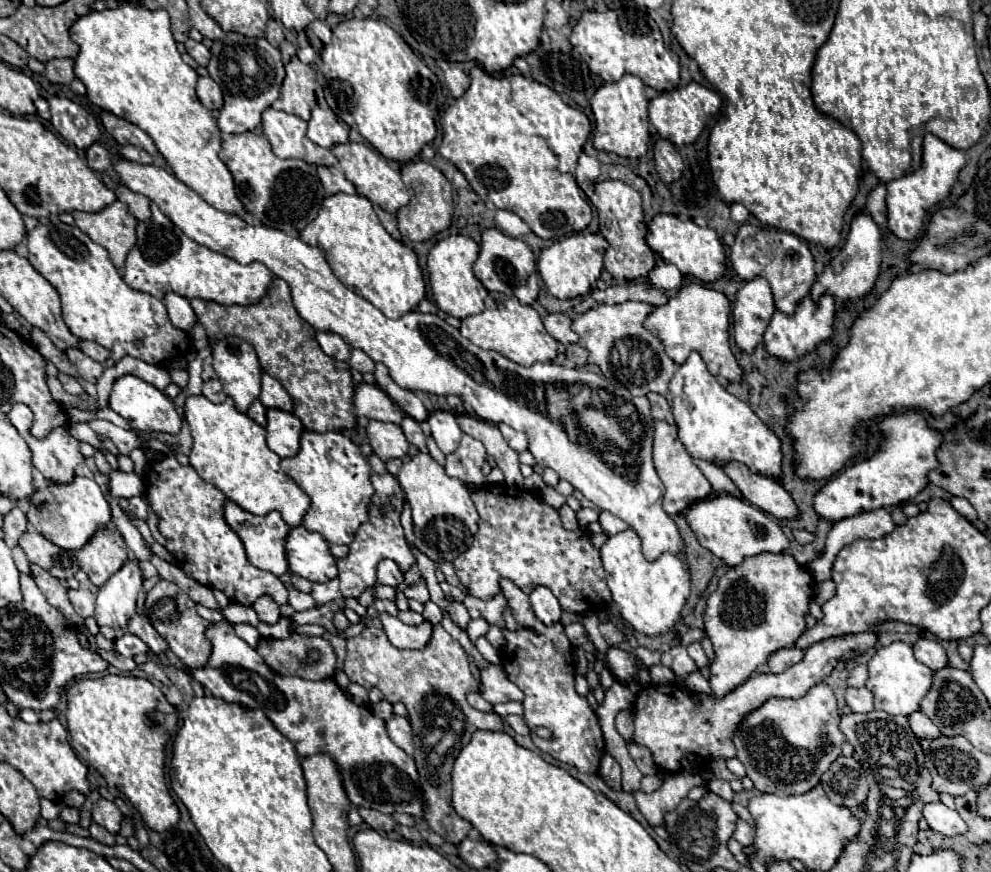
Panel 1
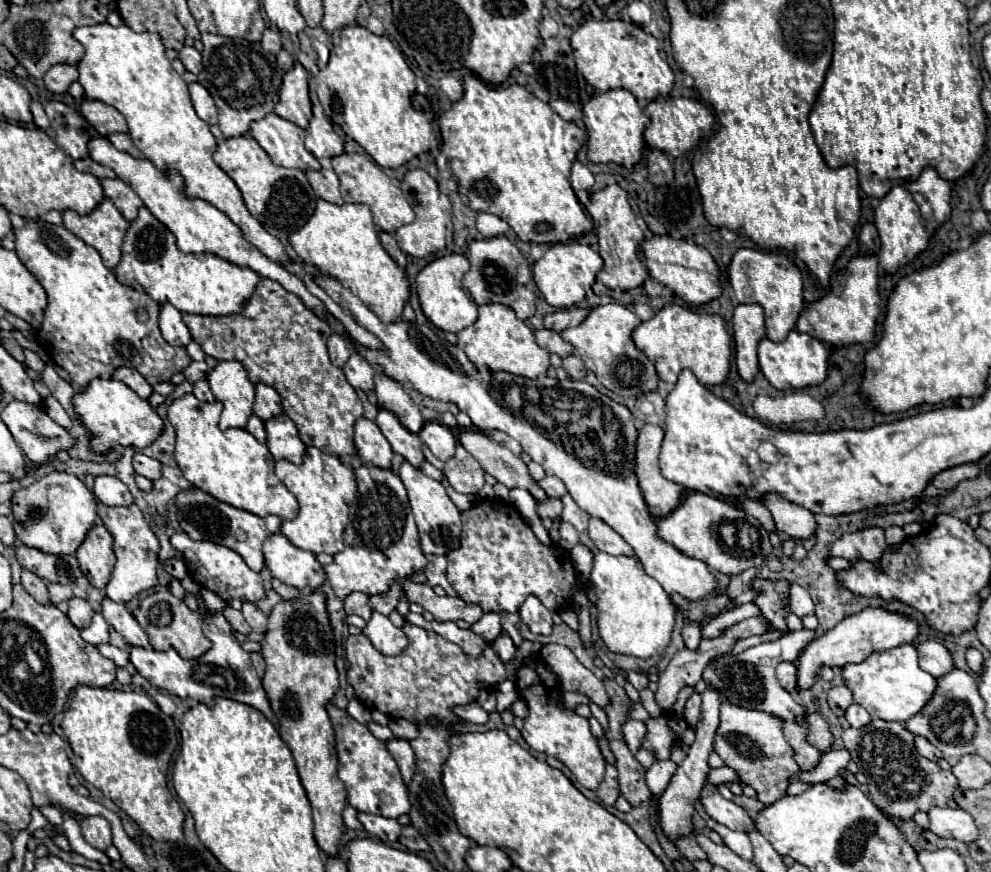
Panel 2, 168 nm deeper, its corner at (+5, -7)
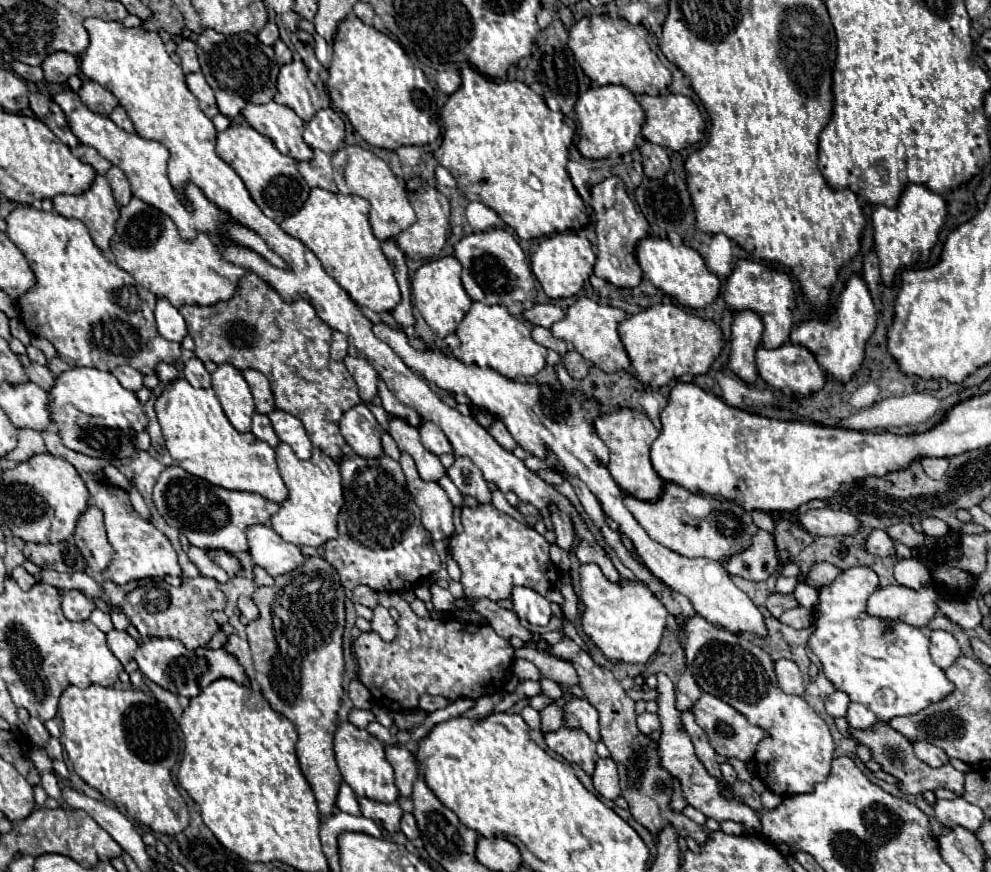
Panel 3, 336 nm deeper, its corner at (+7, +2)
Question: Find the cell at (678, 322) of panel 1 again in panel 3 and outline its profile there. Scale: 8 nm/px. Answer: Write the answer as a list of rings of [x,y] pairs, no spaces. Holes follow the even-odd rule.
[[[660,303],[624,319],[618,325],[618,333],[630,357],[634,377],[650,389],[660,389],[672,379],[680,379],[682,375],[704,375],[724,347],[718,325],[708,319],[690,315],[674,303]]]

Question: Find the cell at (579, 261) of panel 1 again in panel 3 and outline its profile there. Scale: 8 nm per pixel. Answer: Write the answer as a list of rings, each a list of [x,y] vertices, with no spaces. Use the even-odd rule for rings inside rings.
[[[554,233],[538,245],[530,263],[532,263],[532,273],[540,281],[544,293],[550,299],[560,299],[560,297],[572,297],[582,289],[582,285],[588,281],[594,269],[596,255],[586,237],[580,237],[576,233]]]

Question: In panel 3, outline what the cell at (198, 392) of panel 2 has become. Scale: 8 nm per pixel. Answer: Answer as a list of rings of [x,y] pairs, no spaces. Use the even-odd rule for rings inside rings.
[[[192,357],[184,363],[184,377],[192,387],[202,387],[202,389],[210,387],[210,373],[204,369],[198,357]]]

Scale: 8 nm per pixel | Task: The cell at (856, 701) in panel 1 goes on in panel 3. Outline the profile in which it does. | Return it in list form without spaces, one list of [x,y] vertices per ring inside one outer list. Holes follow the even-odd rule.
[[[850,703],[848,713],[846,713],[846,721],[852,729],[872,729],[872,725],[878,723],[876,715],[860,703]]]

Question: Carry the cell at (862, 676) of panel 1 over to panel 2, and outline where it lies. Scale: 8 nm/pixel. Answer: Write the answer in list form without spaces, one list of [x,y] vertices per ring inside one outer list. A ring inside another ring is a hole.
[[[842,684],[842,686],[834,686],[834,688],[830,690],[830,698],[832,698],[832,700],[828,700],[828,704],[830,704],[832,712],[834,712],[836,716],[844,716],[846,708],[852,704],[850,688],[844,686],[844,684]]]

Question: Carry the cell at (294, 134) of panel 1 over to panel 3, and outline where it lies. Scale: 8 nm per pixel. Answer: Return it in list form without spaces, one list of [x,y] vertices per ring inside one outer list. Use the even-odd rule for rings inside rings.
[[[270,101],[266,105],[248,103],[242,109],[246,121],[262,135],[270,137],[280,153],[290,155],[296,161],[312,159],[312,149],[304,143],[304,121],[286,105]]]

